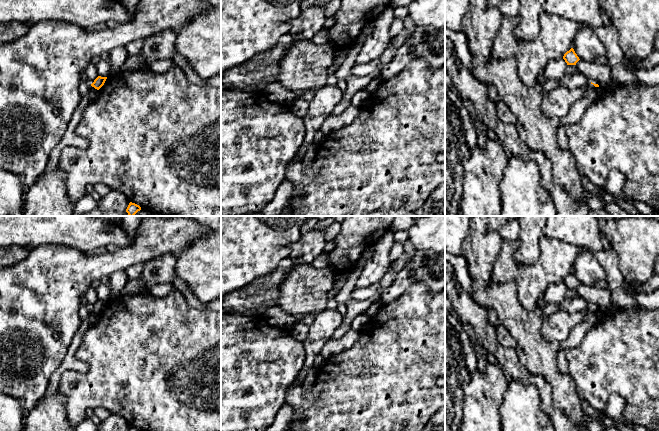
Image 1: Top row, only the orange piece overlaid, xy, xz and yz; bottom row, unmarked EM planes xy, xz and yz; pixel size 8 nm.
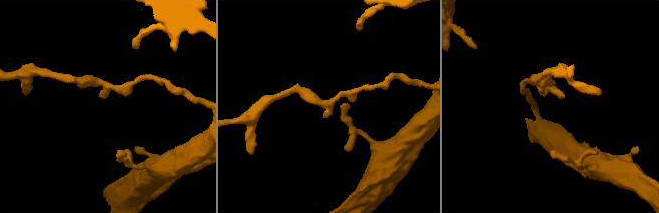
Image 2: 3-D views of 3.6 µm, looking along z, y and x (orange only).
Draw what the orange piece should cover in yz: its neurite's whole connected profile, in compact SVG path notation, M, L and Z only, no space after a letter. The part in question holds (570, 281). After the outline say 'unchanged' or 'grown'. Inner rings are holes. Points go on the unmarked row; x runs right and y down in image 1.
M573 272L564 278L563 283L567 289L576 289L576 287L580 284Z; unchanged

